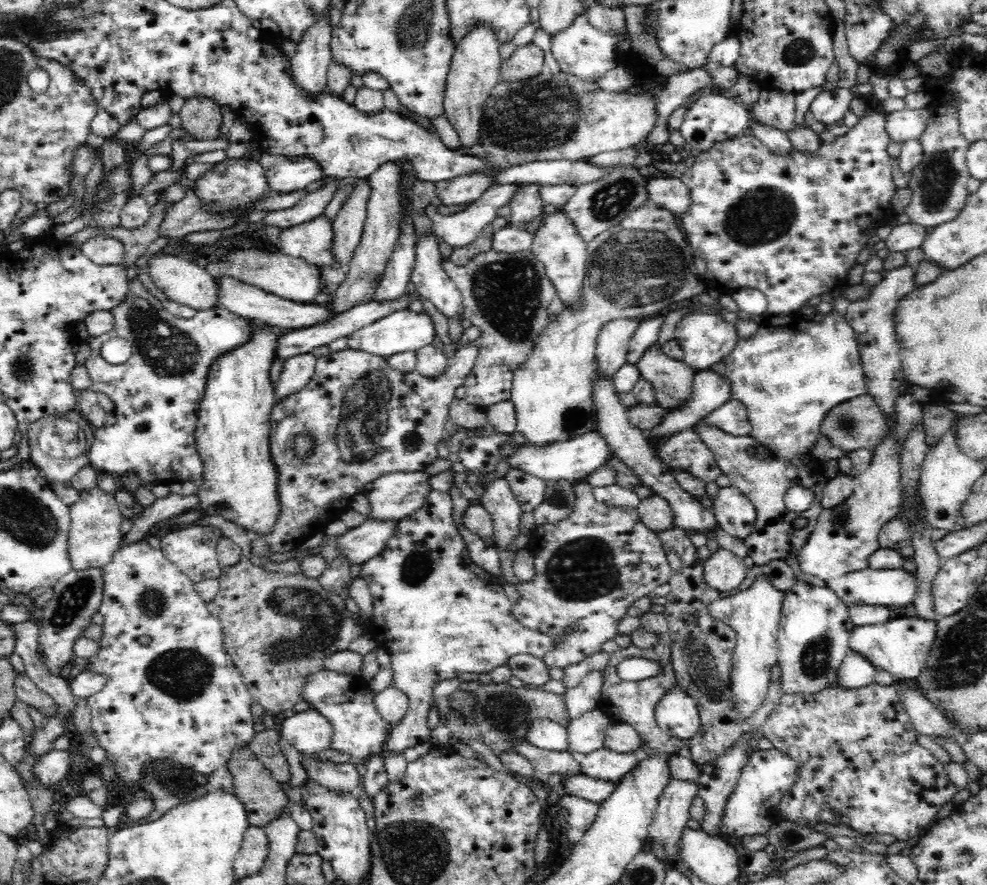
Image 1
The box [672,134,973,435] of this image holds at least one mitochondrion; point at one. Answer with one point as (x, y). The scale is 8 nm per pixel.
(940, 175)

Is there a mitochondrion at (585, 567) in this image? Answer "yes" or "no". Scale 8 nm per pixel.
yes

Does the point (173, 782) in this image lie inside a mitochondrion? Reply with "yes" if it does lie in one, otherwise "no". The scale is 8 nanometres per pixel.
yes

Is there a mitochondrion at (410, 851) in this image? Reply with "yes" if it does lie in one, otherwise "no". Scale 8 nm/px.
yes

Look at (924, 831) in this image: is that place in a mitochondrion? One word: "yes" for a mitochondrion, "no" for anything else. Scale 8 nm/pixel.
no

